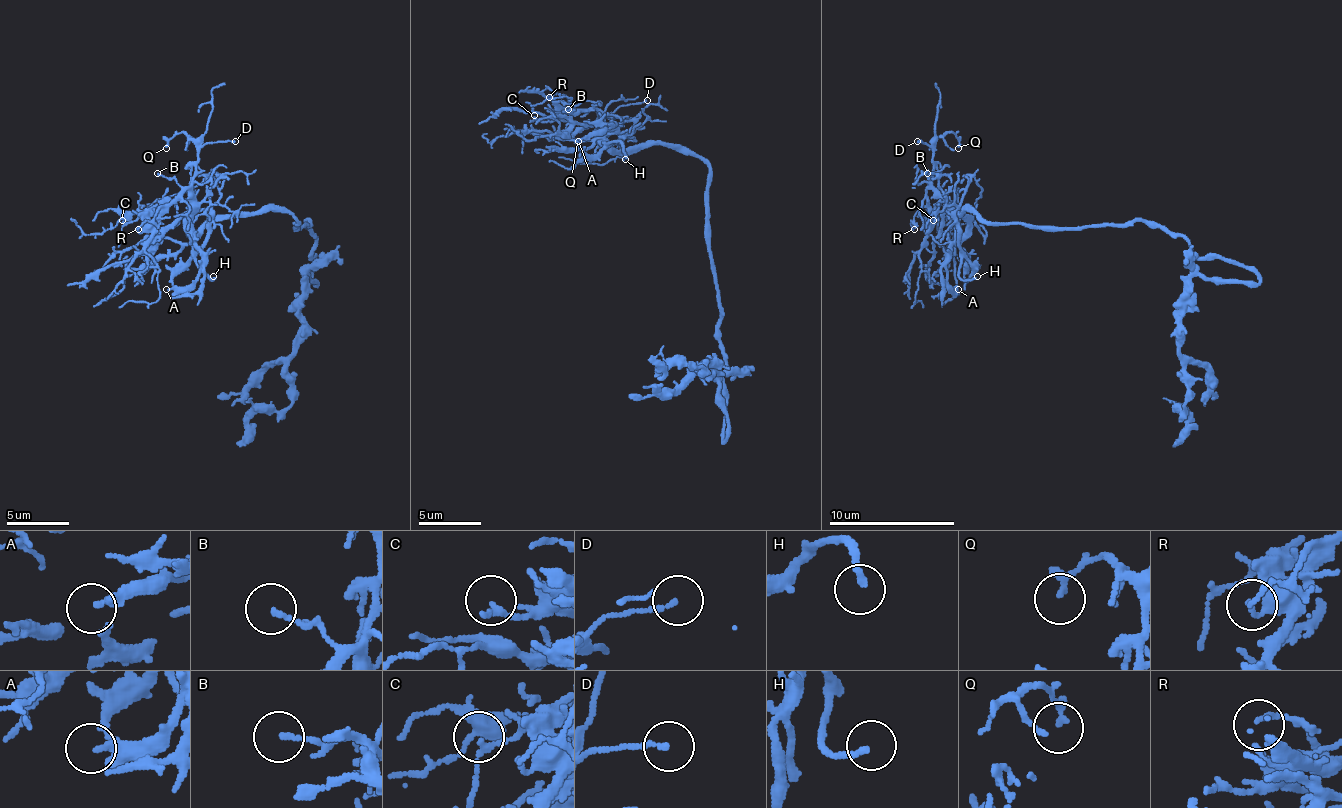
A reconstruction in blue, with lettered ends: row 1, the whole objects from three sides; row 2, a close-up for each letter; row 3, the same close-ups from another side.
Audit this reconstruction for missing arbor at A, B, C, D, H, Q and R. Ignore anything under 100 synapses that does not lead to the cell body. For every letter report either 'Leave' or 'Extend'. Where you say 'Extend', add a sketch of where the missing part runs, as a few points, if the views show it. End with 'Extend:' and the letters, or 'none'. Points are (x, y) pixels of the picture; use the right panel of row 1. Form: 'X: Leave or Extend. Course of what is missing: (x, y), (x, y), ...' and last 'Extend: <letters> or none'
A: Leave
B: Leave
C: Leave
D: Leave
H: Extend
Q: Leave
R: Leave
Extend: H

